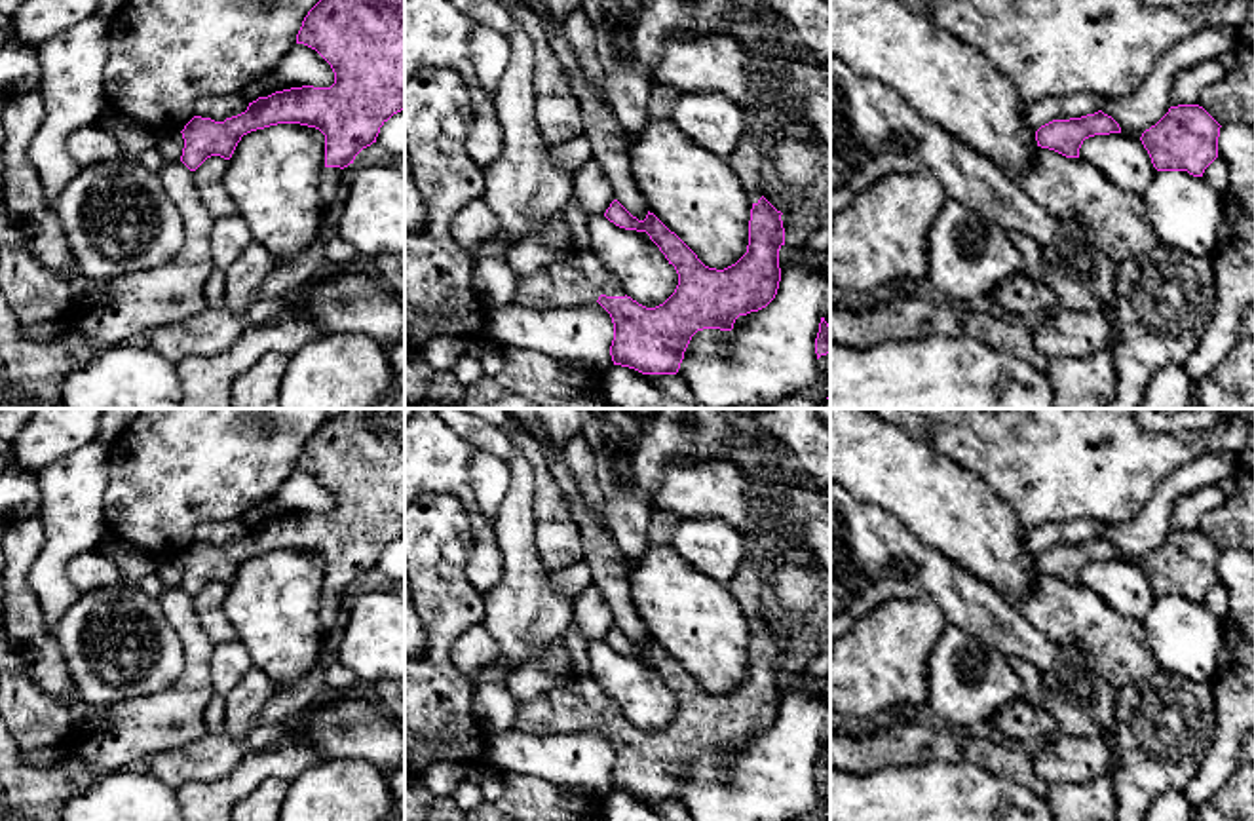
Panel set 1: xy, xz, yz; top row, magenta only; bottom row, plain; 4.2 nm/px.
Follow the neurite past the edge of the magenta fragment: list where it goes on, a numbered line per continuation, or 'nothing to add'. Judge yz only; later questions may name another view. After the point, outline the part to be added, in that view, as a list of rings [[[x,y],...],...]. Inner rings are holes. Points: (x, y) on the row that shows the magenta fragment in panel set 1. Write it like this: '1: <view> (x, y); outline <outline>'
nothing to add

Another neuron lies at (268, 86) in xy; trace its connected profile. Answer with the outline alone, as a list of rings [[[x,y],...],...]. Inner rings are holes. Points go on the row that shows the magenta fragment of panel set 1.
[[[268,78],[262,84],[256,84],[253,87],[247,87],[243,95],[247,97],[249,103],[256,101],[258,97],[268,97],[276,91],[291,89],[289,86],[277,82],[276,78]]]

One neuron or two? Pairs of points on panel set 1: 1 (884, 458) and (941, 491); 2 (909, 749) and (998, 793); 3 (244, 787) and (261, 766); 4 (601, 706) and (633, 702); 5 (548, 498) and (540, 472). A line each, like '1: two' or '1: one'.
1: one
2: two
3: one
4: two
5: one

